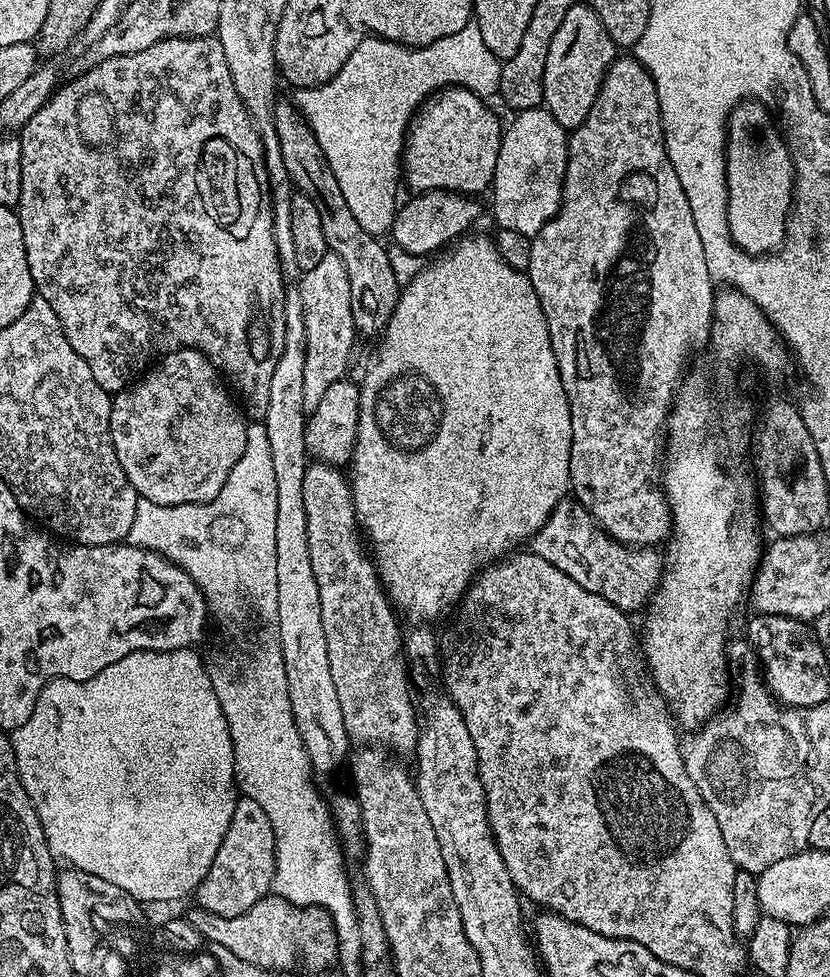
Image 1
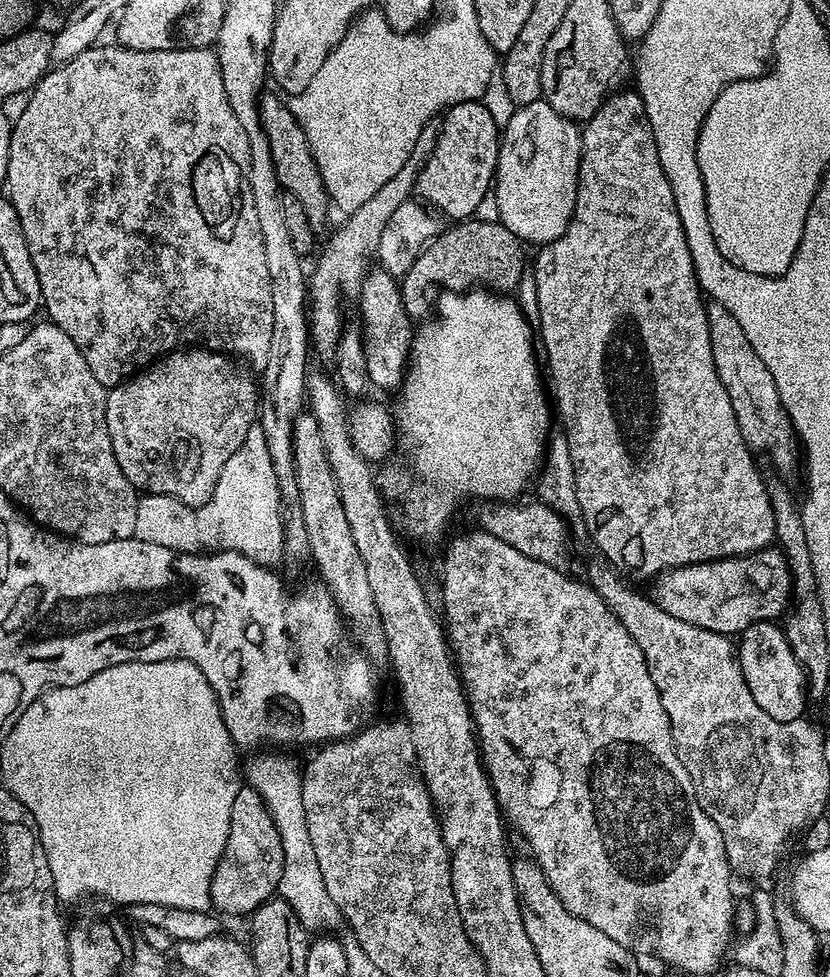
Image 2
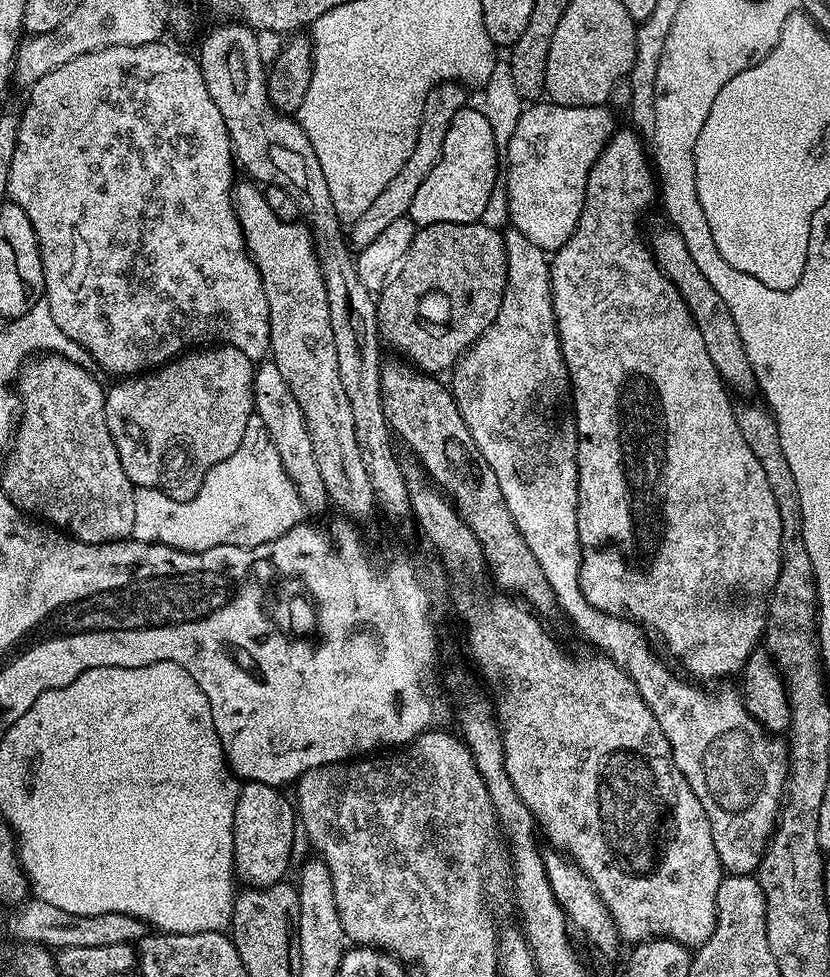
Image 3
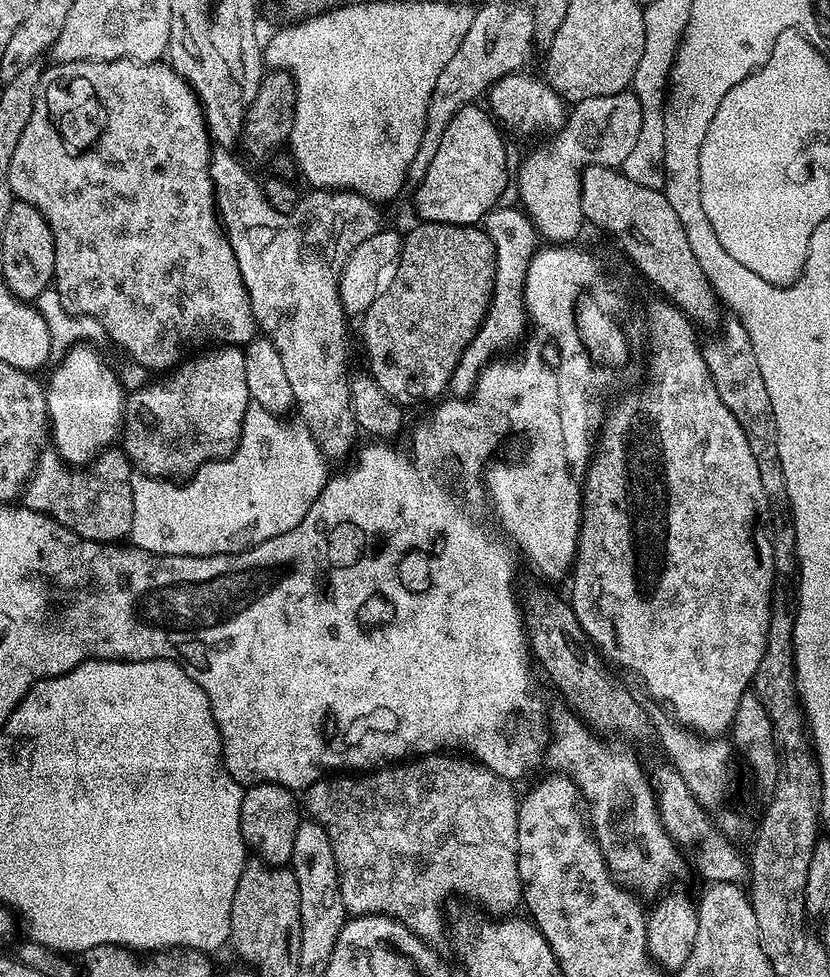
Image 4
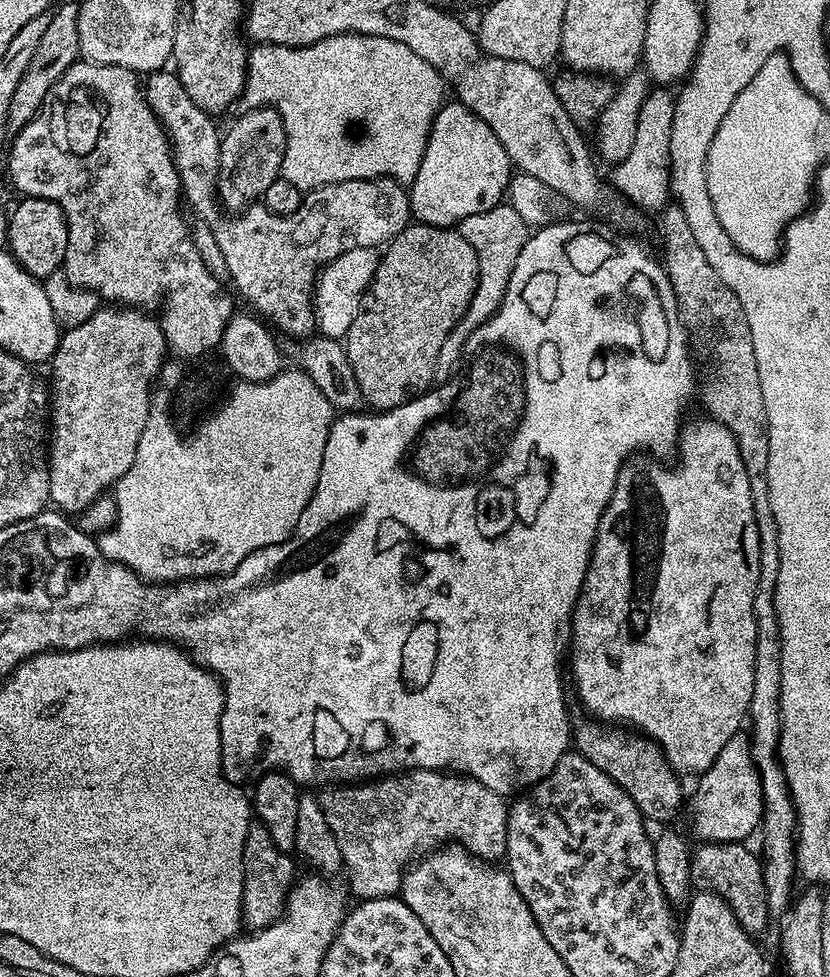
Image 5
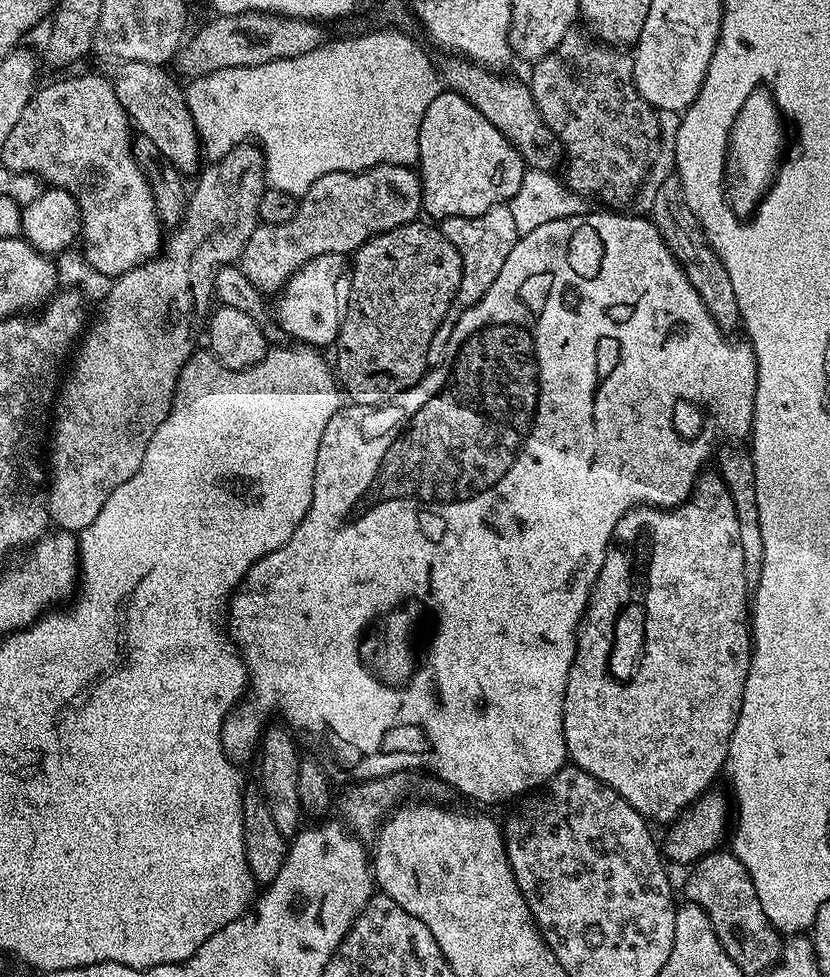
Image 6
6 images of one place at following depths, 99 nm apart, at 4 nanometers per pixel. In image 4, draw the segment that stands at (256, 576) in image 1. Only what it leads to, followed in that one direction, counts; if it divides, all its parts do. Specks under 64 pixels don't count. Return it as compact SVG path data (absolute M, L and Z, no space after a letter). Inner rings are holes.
M250 406L246 410L238 446L223 460L206 462L183 482L159 476L133 475L131 543L159 556L231 556L233 552L244 552L294 530L294 526L306 518L306 510L314 506L314 498L322 494L325 482L330 479L330 464L303 422L287 424L286 421L270 410Z

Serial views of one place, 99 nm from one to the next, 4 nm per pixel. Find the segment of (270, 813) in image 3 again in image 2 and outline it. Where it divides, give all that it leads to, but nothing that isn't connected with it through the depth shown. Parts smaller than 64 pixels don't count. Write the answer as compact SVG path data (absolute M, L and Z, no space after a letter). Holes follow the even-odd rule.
M242 786L234 798L234 807L230 809L230 834L226 838L226 850L210 884L212 908L225 917L251 917L256 909L277 895L283 865L282 838L266 802L262 800L262 794Z

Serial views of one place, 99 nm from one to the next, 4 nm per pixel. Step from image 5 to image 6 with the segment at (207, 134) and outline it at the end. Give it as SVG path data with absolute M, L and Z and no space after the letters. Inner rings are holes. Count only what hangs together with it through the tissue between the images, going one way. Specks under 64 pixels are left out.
M121 60L113 63L110 79L118 102L126 110L129 121L158 146L165 160L173 164L181 174L196 174L201 171L202 145L200 134L194 126L194 118L186 106L184 88L175 75L171 76L167 67L150 62ZM379 164L373 168L367 168L361 172L335 172L334 174L326 174L322 178L318 178L318 182L314 182L314 186L310 186L310 190L306 190L306 194L299 197L296 213L294 218L290 218L290 222L282 222L281 224L260 224L254 230L254 234L250 234L250 238L246 242L246 246L242 250L238 261L239 268L244 272L246 278L252 282L255 287L259 288L264 294L279 293L280 289L288 283L290 277L300 269L306 262L310 262L310 258L318 258L322 254L330 254L338 252L341 254L355 253L357 248L362 247L366 241L372 236L376 236L380 232L386 230L394 230L398 226L408 224L410 221L417 219L422 212L422 190L420 189L420 178L415 167L406 164Z

